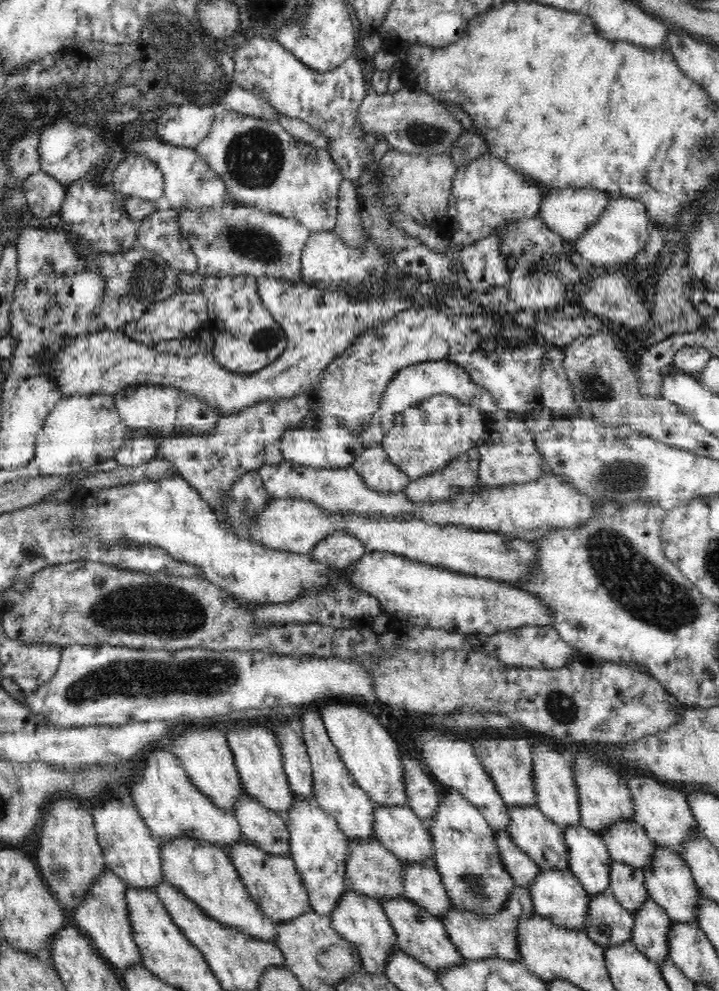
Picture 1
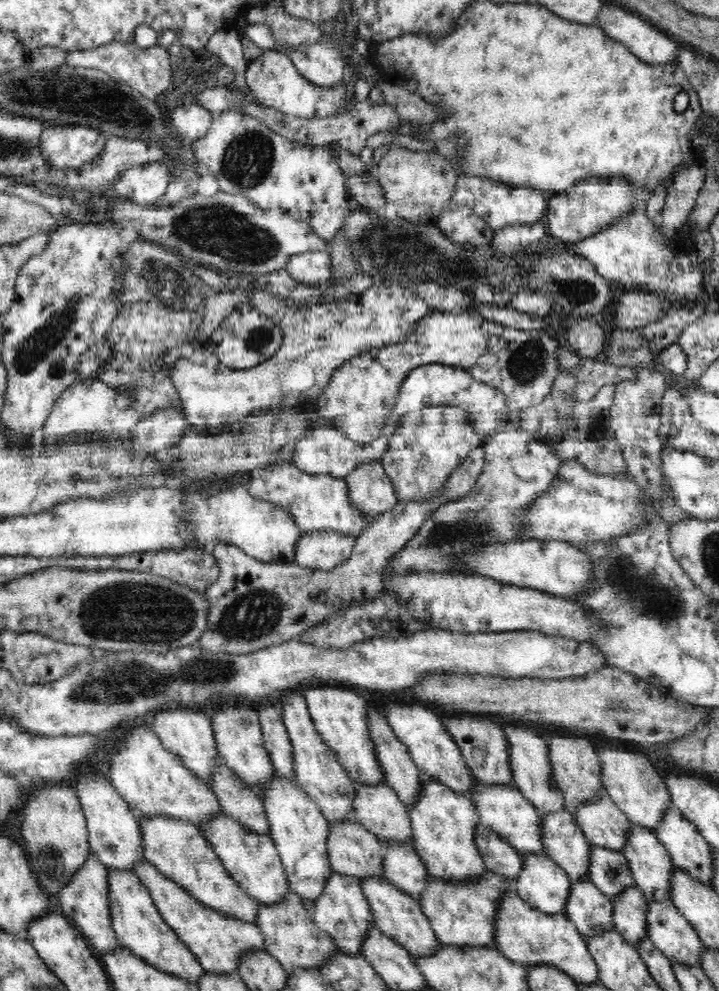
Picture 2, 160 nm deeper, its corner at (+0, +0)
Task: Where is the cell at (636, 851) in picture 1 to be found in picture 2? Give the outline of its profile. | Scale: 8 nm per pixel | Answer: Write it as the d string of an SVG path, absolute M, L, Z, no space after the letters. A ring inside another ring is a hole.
M608 793L579 804L573 815L592 845L622 852L628 843L632 824Z

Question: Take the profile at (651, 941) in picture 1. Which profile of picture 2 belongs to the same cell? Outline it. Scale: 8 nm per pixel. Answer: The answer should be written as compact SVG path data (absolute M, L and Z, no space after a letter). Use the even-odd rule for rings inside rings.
M630 886L628 890L622 890L614 903L613 926L631 944L636 946L640 939L646 938L646 904L648 900L636 886Z

